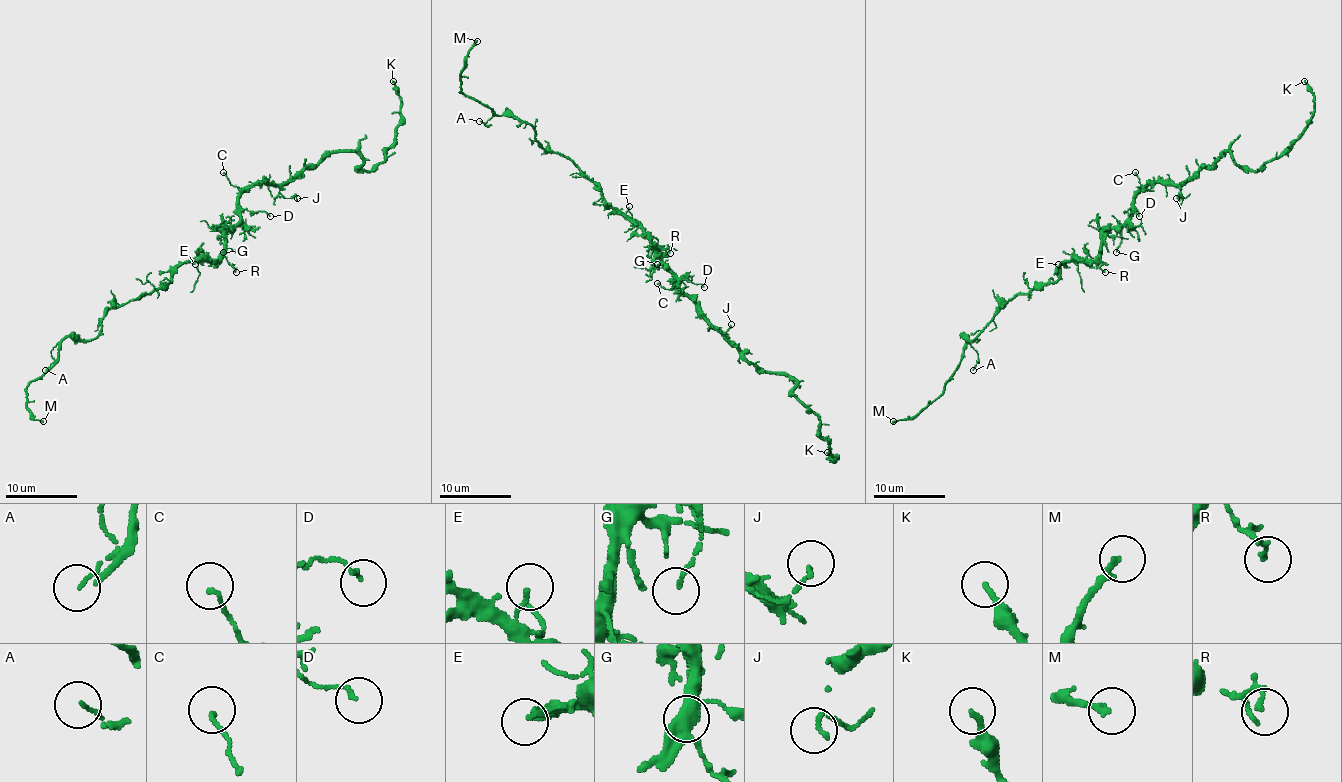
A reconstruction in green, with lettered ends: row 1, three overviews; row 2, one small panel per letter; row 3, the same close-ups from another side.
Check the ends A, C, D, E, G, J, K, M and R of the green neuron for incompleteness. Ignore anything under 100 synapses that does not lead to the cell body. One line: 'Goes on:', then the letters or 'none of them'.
Goes on: M

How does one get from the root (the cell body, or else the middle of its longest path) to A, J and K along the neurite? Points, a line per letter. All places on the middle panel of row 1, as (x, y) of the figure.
A: (659, 251), (606, 205), (568, 158), (547, 151), (529, 124), (508, 116), (492, 116), (488, 126), (479, 121)
J: (659, 251), (659, 256), (673, 274), (673, 283), (713, 328), (723, 333), (731, 324)
K: (659, 251), (673, 283), (750, 362), (796, 383), (793, 394), (818, 417), (834, 461), (827, 452)

